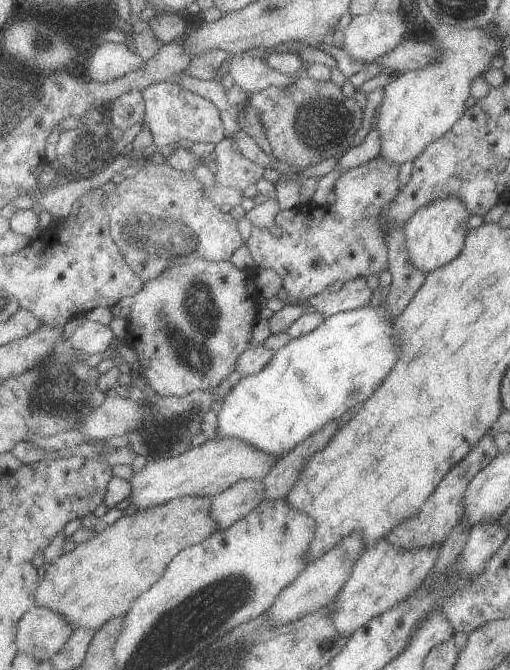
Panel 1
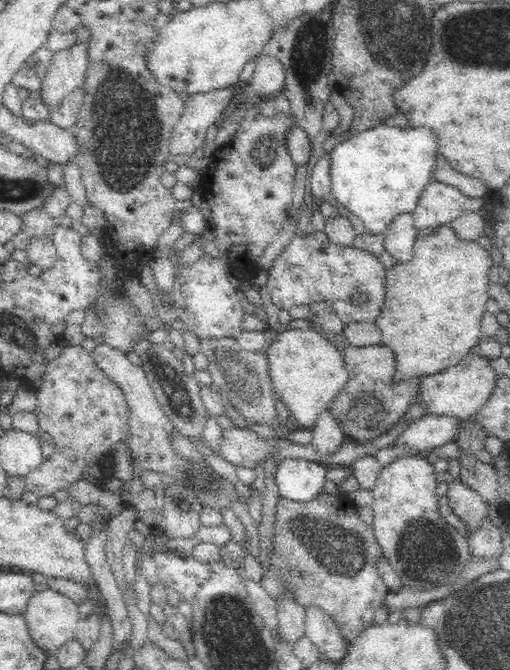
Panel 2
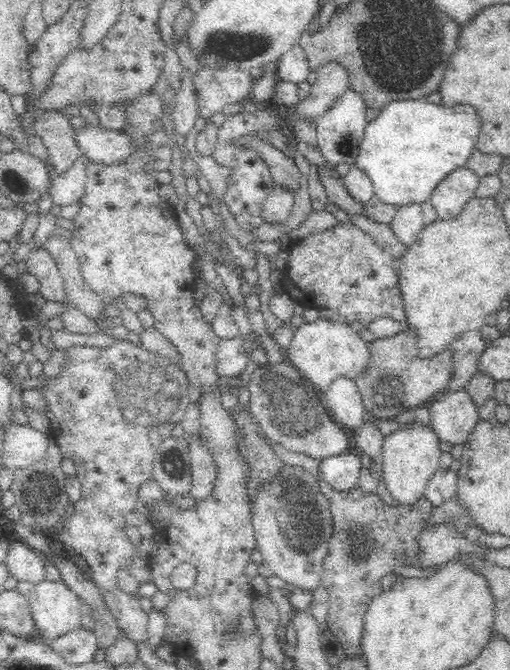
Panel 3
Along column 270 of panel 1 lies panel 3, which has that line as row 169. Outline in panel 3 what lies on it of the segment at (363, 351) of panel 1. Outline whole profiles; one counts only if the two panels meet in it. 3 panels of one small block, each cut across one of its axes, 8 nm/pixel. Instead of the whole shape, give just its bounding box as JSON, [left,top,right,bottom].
[355,97,481,206]

